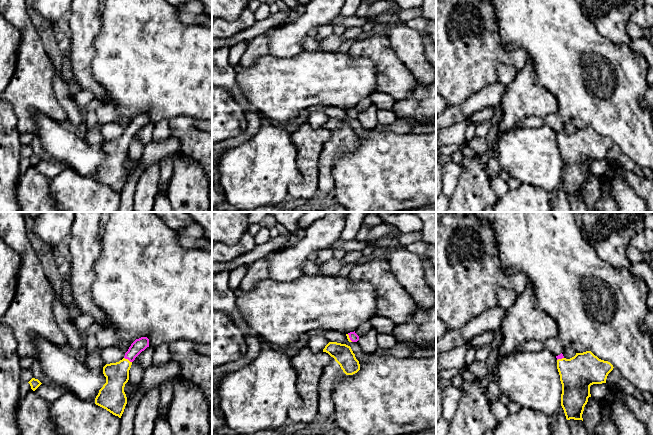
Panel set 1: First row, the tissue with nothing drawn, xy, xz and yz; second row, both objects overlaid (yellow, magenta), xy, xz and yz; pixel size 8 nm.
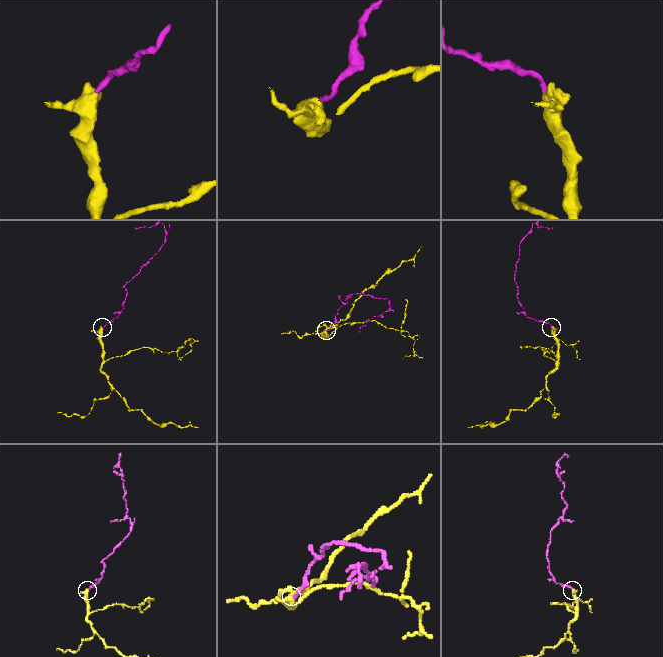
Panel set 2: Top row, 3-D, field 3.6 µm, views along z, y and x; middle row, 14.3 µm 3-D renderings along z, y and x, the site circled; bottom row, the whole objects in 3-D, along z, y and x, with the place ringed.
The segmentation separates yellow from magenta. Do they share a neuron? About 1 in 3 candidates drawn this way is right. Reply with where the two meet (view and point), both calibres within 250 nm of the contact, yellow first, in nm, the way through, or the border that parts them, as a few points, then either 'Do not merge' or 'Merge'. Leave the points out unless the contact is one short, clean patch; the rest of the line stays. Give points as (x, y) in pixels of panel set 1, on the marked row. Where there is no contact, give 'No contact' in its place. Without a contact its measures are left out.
Touches yellow at xy (127, 359). Thickness 190 nm (yellow) against 110 nm. Path across: xy (117, 374), (127, 359), (139, 345). Merge

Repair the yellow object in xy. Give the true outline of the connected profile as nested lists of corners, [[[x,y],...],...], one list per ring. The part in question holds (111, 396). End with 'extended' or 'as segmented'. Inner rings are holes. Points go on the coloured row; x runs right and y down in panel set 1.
[[[147,337],[136,339],[122,360],[106,364],[103,367],[106,383],[95,398],[96,405],[121,418],[127,404],[124,387],[129,380],[129,370],[135,358],[147,347],[149,347],[149,339]]]; extended

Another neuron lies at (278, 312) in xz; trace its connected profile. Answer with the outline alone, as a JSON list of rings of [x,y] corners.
[[[303,275],[297,280],[283,283],[272,279],[259,281],[250,291],[240,288],[234,291],[235,305],[243,322],[252,328],[260,338],[276,348],[288,347],[302,334],[311,330],[323,329],[344,334],[354,332],[362,323],[375,317],[377,310],[377,294],[369,282],[353,282],[350,277]]]

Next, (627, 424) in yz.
[[[604,399],[599,403],[601,409],[610,411],[610,418],[617,428],[618,436],[647,436],[644,424],[620,400],[614,400],[611,405],[607,405]]]

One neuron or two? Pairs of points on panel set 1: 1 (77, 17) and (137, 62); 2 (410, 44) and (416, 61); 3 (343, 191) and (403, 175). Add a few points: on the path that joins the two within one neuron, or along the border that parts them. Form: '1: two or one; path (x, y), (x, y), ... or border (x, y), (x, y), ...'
1: two; border (102, 15), (102, 27), (93, 42), (93, 56)
2: one; path (410, 48), (413, 57)
3: one; path (358, 187), (366, 183), (374, 183), (388, 175)

